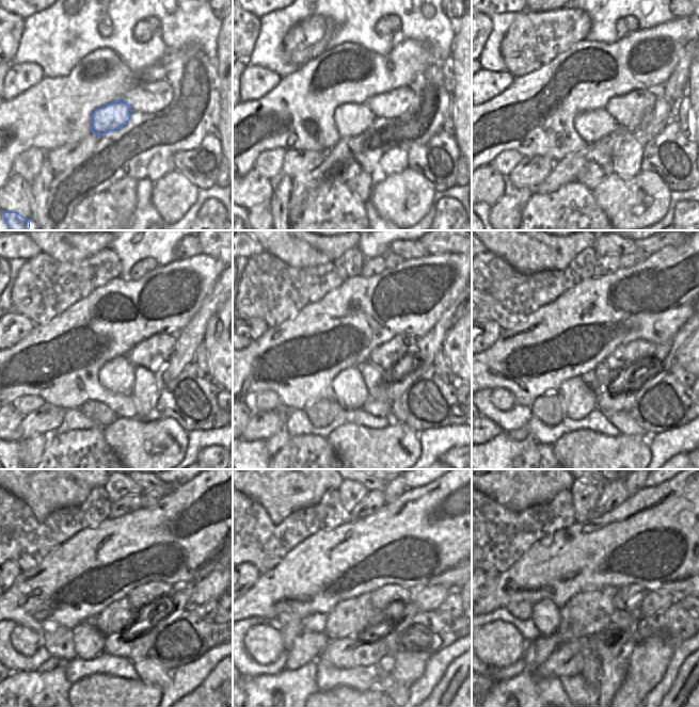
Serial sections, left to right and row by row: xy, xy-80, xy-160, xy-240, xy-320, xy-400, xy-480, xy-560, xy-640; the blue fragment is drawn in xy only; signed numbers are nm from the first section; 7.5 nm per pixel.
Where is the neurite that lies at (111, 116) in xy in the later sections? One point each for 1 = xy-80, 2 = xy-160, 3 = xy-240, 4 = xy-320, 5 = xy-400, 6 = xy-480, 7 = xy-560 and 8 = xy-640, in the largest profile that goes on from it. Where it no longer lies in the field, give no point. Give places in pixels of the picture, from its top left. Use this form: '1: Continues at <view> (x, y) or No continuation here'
1: Continues at xy-80 (350, 119)
2: Continues at xy-160 (592, 126)
3: Continues at xy-240 (117, 375)
4: Continues at xy-320 (351, 394)
5: Continues at xy-400 (578, 399)
6: Continues at xy-480 (89, 641)
7: Continues at xy-560 (307, 646)
8: Continues at xy-640 (536, 652).

